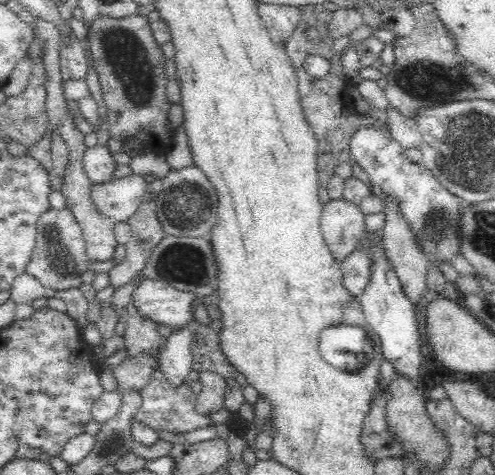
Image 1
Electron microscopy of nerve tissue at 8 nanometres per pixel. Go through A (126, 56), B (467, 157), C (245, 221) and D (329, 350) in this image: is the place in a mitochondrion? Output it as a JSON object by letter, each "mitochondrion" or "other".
{"A":"mitochondrion","B":"mitochondrion","C":"other","D":"mitochondrion"}

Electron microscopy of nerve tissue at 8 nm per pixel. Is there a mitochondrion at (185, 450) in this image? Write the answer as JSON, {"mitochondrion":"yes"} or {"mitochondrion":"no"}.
{"mitochondrion":"no"}

